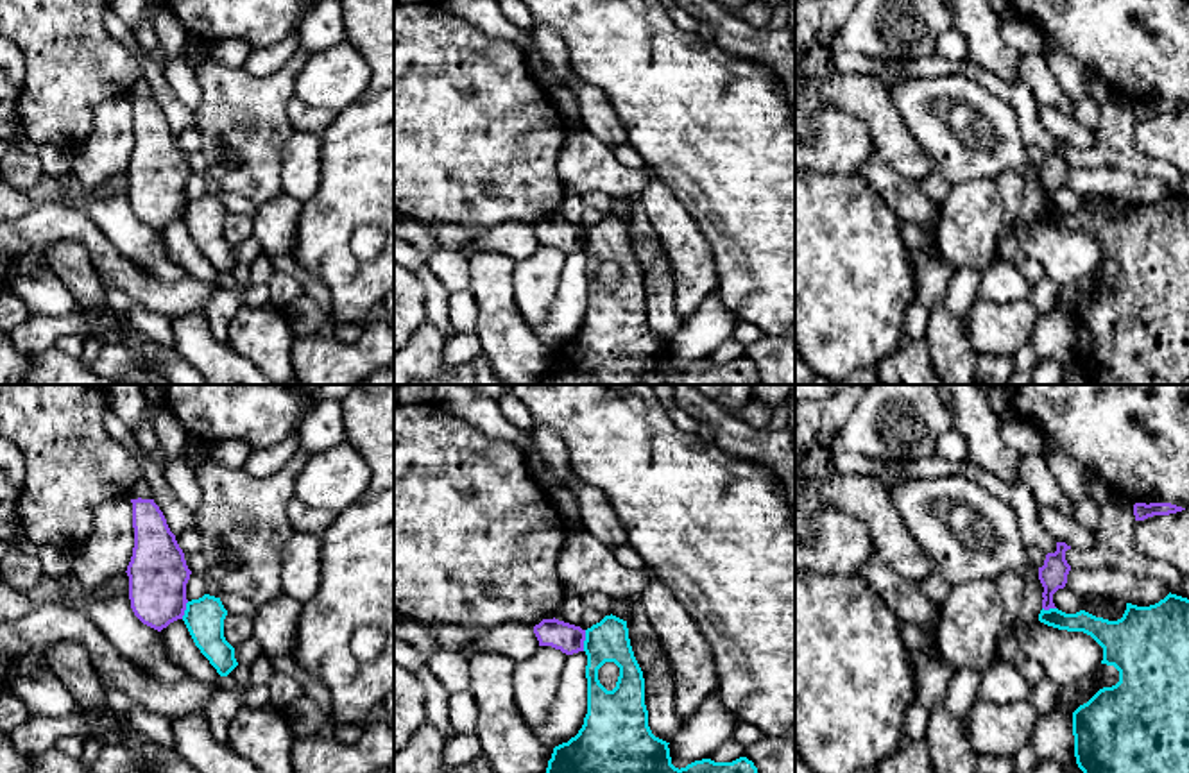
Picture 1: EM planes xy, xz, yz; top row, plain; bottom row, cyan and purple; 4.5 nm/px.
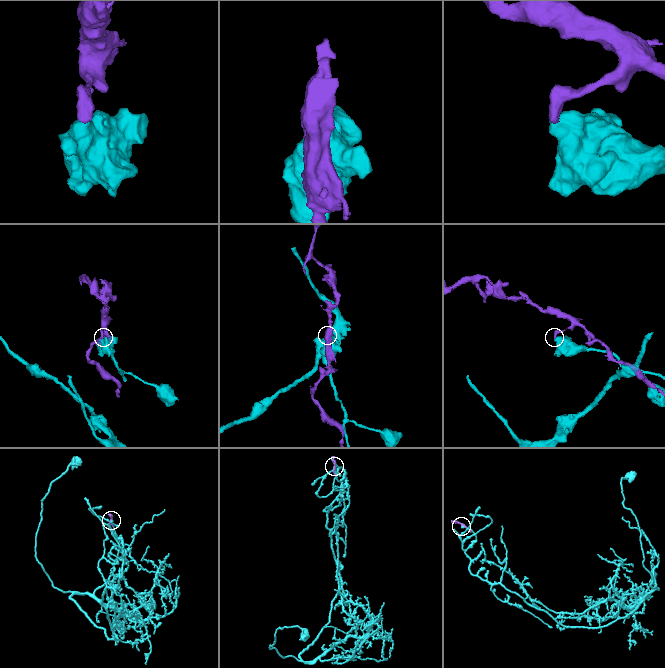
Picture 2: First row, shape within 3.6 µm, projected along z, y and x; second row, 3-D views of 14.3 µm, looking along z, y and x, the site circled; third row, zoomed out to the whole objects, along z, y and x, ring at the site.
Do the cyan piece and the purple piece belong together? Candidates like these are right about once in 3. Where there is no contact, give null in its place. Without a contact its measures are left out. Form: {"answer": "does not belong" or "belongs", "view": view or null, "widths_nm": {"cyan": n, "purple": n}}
{"answer": "does not belong", "view": "xz", "widths_nm": {"cyan": 190, "purple": 130}}

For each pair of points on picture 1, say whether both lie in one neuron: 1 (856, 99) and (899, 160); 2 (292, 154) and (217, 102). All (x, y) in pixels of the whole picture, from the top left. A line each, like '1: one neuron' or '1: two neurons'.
1: one neuron
2: two neurons

